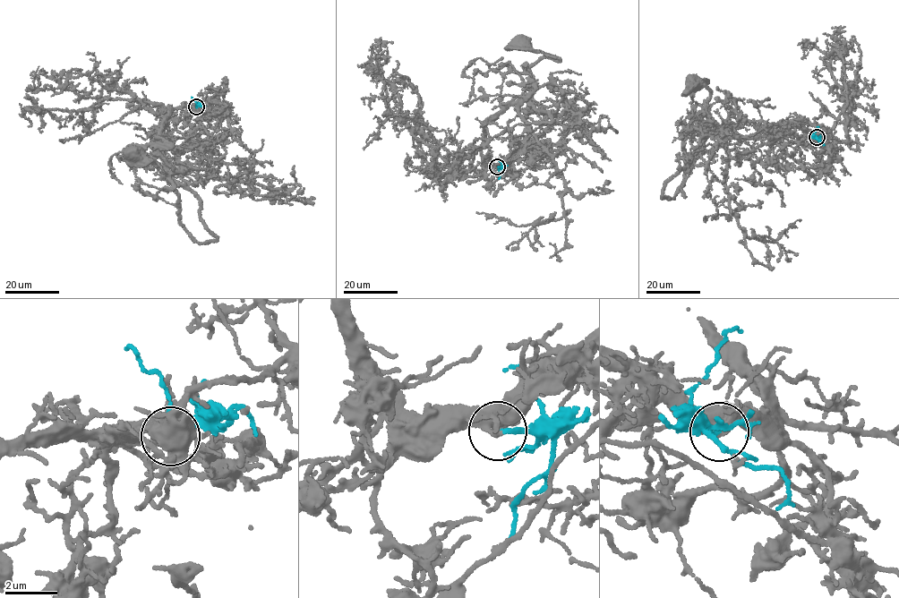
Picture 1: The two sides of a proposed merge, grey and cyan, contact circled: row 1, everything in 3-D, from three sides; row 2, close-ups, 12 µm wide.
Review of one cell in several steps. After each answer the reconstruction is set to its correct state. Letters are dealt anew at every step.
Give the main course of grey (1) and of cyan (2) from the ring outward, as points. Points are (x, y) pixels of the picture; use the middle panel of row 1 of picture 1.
1: (497, 167), (488, 165), (482, 153), (485, 121), (535, 87), (532, 65), (544, 56), (559, 60), (519, 43)
2: (497, 167), (502, 167), (499, 178)

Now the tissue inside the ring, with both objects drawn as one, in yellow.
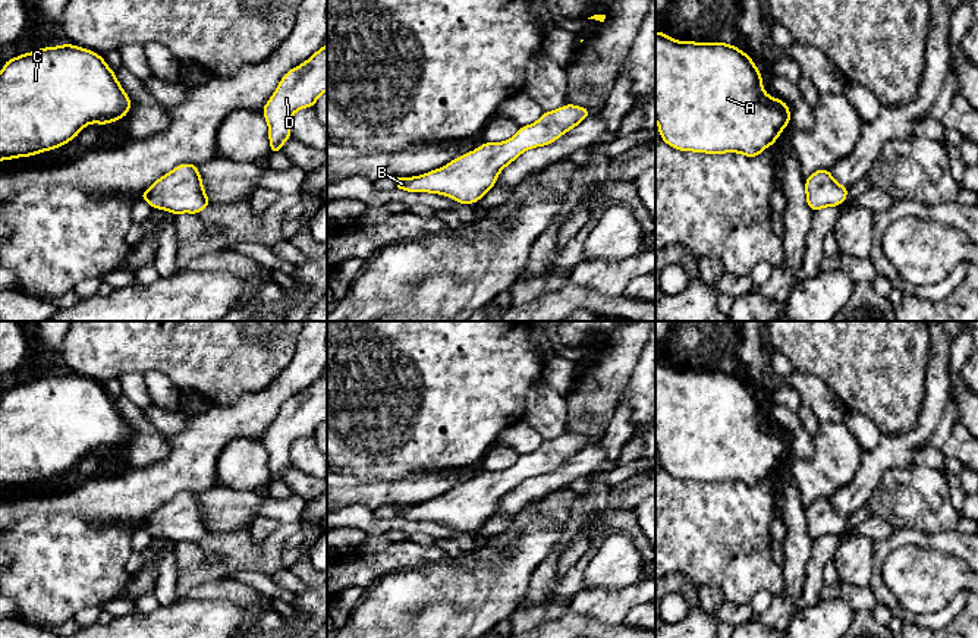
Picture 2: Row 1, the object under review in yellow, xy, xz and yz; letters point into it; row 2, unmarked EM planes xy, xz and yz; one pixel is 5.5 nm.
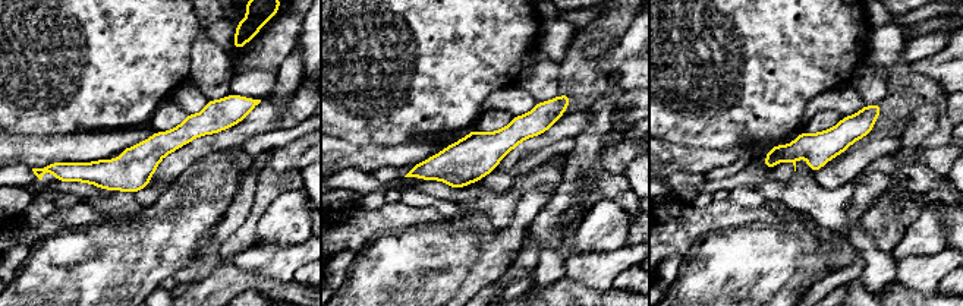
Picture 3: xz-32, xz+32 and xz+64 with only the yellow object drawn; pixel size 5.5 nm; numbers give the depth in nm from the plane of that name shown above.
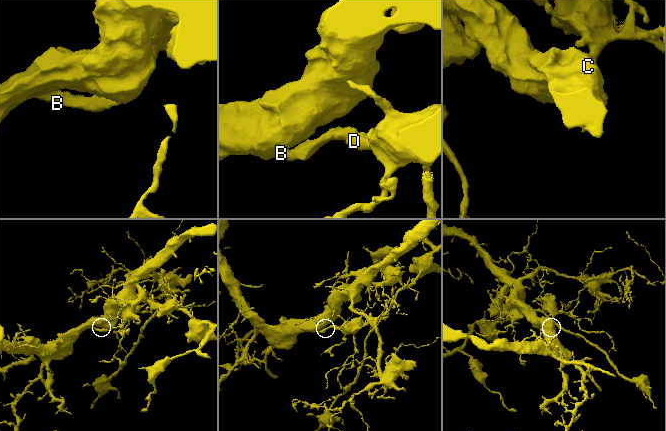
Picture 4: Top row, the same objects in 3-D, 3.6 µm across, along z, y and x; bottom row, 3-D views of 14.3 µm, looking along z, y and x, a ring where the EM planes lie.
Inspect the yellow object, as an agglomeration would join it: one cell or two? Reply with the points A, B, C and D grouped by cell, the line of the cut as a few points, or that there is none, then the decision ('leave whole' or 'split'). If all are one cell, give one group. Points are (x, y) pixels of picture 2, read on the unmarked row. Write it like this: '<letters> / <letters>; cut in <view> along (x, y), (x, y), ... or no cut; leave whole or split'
A B C D; no cut; leave whole

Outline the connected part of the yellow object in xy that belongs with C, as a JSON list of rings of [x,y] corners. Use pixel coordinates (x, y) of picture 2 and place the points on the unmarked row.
[[[67,371],[16,384],[0,402],[0,490],[59,477],[89,452],[125,446],[130,434],[114,399],[91,378]]]

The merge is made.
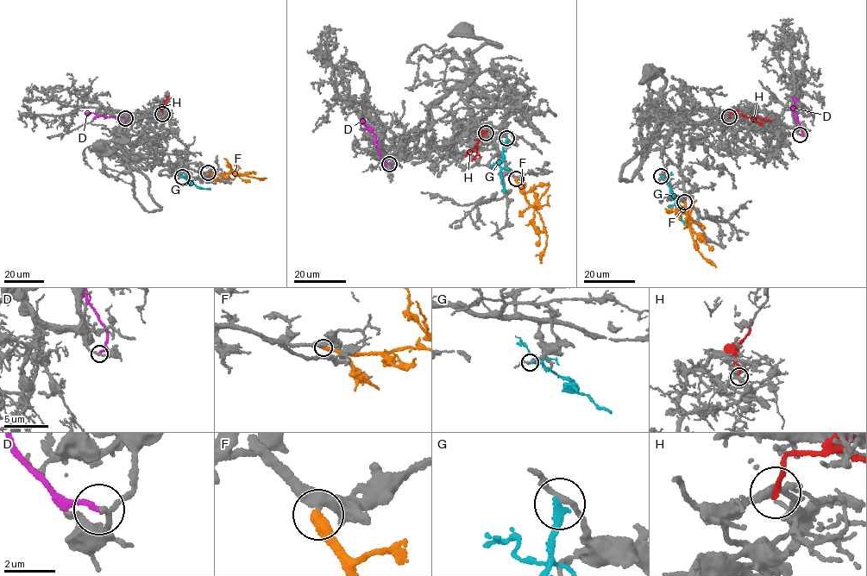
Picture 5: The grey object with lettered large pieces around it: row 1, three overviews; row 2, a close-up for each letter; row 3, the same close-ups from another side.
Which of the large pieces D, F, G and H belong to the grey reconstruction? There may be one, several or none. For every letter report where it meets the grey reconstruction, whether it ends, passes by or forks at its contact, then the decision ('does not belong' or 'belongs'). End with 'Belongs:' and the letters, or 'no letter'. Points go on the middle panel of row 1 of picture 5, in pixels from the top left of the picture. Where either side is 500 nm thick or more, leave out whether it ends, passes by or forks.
D: contact (389, 164); it ends; does not belong
F: contact (516, 178); it ends; belongs
G: contact (506, 138); it ends; does not belong
H: contact (486, 133); it ends; does not belong
Belongs: F

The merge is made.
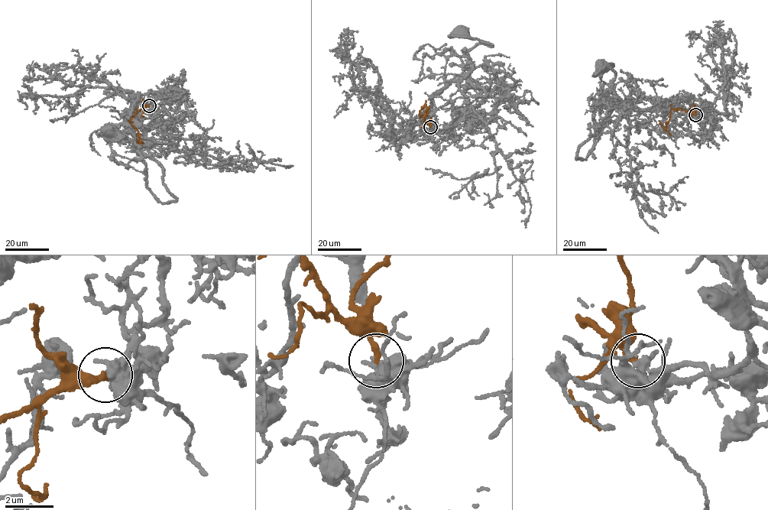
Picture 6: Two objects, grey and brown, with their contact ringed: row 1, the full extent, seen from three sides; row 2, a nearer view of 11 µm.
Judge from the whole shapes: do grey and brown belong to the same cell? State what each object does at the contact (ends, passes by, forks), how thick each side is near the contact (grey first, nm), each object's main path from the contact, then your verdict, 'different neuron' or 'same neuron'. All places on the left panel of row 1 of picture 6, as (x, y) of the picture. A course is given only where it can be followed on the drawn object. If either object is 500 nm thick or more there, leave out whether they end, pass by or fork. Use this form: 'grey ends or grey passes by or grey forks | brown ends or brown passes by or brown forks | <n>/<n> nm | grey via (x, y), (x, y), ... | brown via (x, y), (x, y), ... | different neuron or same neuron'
700/240 nm | grey via (149, 105), (154, 94), (140, 94), (129, 118), (142, 147), (126, 119), (139, 121), (123, 121), (108, 131) | brown via (149, 105), (136, 112), (131, 118), (131, 125), (139, 133), (140, 141), (137, 139) | different neuron

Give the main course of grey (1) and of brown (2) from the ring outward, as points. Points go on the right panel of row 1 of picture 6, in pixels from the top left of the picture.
1: (695, 115), (705, 114), (698, 100), (678, 95), (621, 110), (607, 97), (615, 71), (597, 72), (601, 66)
2: (695, 115), (690, 110), (674, 109), (671, 111), (665, 128), (659, 121)

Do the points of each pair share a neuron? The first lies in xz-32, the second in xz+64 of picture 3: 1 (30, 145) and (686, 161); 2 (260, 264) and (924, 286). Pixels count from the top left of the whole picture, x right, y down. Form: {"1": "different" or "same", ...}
{"1": "same", "2": "same"}

